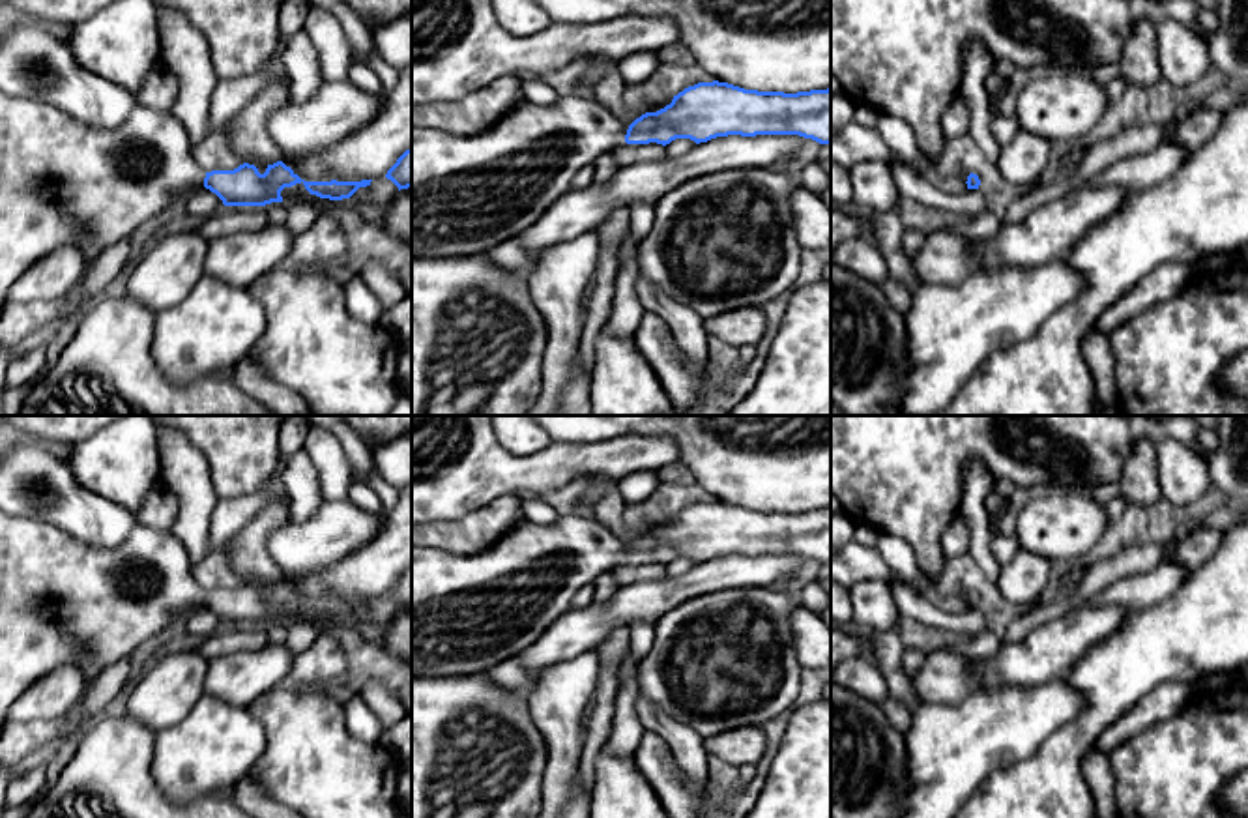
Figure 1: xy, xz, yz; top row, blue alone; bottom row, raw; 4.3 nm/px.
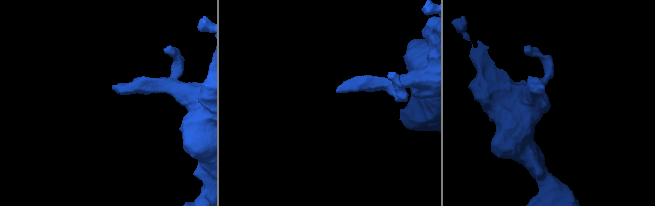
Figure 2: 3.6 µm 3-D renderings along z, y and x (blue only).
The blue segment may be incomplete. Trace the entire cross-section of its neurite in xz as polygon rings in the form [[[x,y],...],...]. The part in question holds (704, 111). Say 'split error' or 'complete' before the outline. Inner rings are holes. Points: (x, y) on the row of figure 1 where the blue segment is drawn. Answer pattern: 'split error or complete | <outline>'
split error | [[[698,82],[674,95],[657,112],[646,112],[629,127],[588,94],[565,92],[552,105],[524,101],[492,127],[473,135],[453,135],[412,125],[412,256],[460,258],[486,255],[492,247],[520,236],[535,225],[569,189],[573,178],[623,142],[670,144],[690,139],[696,144],[717,137],[799,135],[831,144],[831,88],[797,94],[745,90],[728,82]]]

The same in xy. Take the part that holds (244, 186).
split error | [[[0,92],[0,311],[7,303],[9,286],[36,260],[64,245],[82,253],[75,238],[77,225],[84,225],[105,251],[172,200],[204,187],[225,206],[266,206],[283,202],[281,191],[296,183],[320,198],[342,200],[370,182],[305,182],[283,161],[268,165],[264,174],[249,163],[234,170],[204,172],[172,110],[137,105],[125,122],[101,129],[45,101]]]

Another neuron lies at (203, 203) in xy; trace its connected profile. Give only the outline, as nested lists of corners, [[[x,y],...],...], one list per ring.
[[[206,187],[187,195],[185,200],[187,215],[198,219],[206,219],[225,206],[223,200]]]

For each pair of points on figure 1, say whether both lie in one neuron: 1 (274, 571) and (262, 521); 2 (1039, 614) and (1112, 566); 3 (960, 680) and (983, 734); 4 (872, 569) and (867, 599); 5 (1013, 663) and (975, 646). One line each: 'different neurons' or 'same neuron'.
1: same neuron
2: same neuron
3: different neurons
4: different neurons
5: different neurons

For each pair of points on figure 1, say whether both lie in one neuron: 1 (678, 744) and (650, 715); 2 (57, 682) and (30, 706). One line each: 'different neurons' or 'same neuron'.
1: same neuron
2: same neuron

